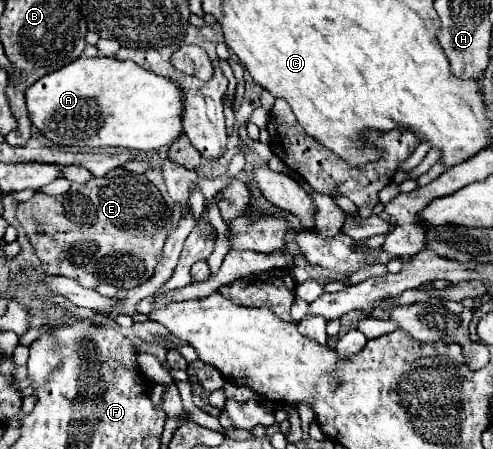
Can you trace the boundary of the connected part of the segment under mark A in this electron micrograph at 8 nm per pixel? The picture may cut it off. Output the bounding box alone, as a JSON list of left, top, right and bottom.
[25,58,183,150]

